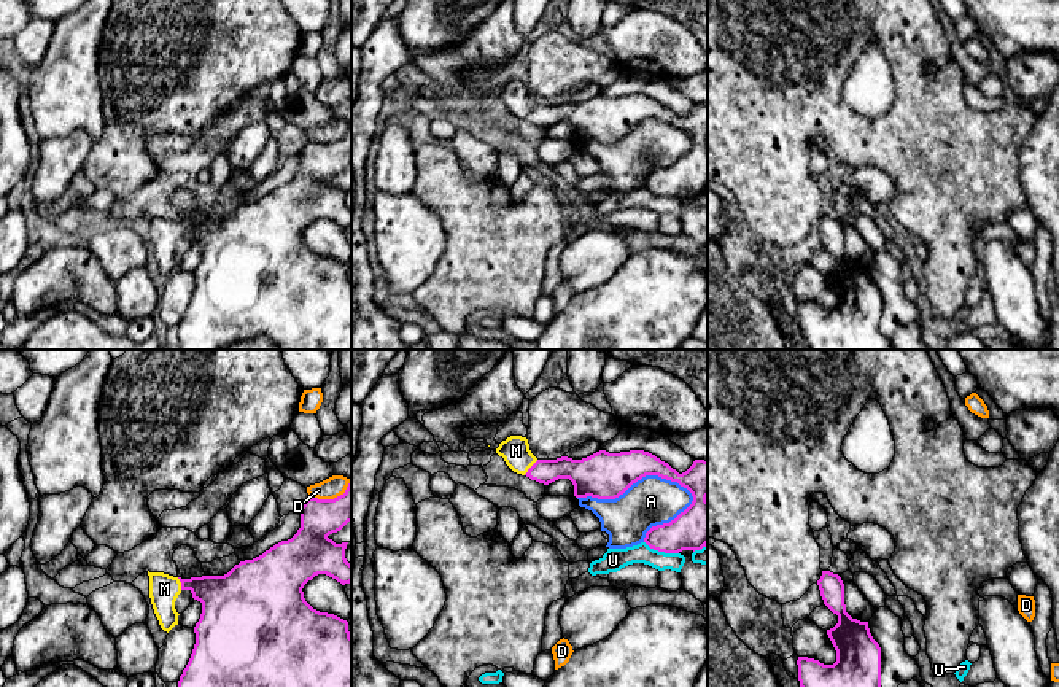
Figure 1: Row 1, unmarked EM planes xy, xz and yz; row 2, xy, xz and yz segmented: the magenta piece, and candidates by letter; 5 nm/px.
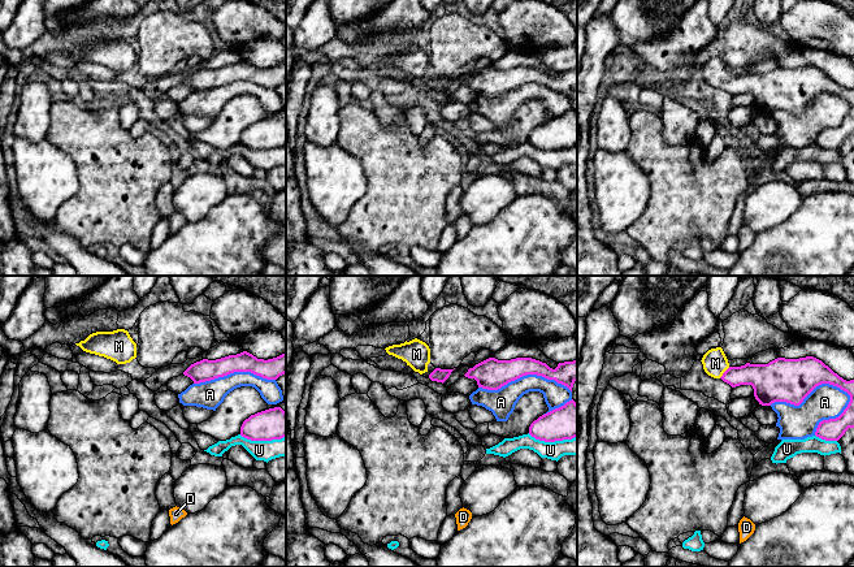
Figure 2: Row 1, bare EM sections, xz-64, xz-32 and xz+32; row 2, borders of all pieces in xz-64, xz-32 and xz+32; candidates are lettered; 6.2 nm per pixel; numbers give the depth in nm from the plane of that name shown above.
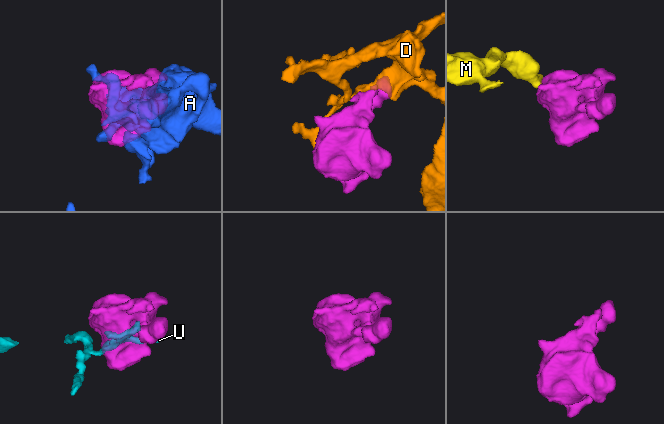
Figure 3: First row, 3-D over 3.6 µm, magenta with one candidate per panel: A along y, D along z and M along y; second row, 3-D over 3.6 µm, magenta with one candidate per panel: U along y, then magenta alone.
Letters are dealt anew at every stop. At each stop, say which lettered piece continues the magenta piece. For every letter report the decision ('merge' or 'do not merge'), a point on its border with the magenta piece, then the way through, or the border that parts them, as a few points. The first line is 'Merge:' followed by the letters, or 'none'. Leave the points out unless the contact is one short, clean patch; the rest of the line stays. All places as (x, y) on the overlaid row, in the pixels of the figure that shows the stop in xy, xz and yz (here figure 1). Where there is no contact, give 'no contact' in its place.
Merge: M
A: do not merge; meets magenta in xz at (638, 479)
D: do not merge; meets magenta in xy at (334, 498); border along xy (350, 479), (345, 490), (333, 498), (309, 498)
M: merge; meets magenta in xz at (530, 468); runs through xz (544, 471), (530, 468), (515, 450)
U: do not merge; meets magenta in xz at (662, 551)

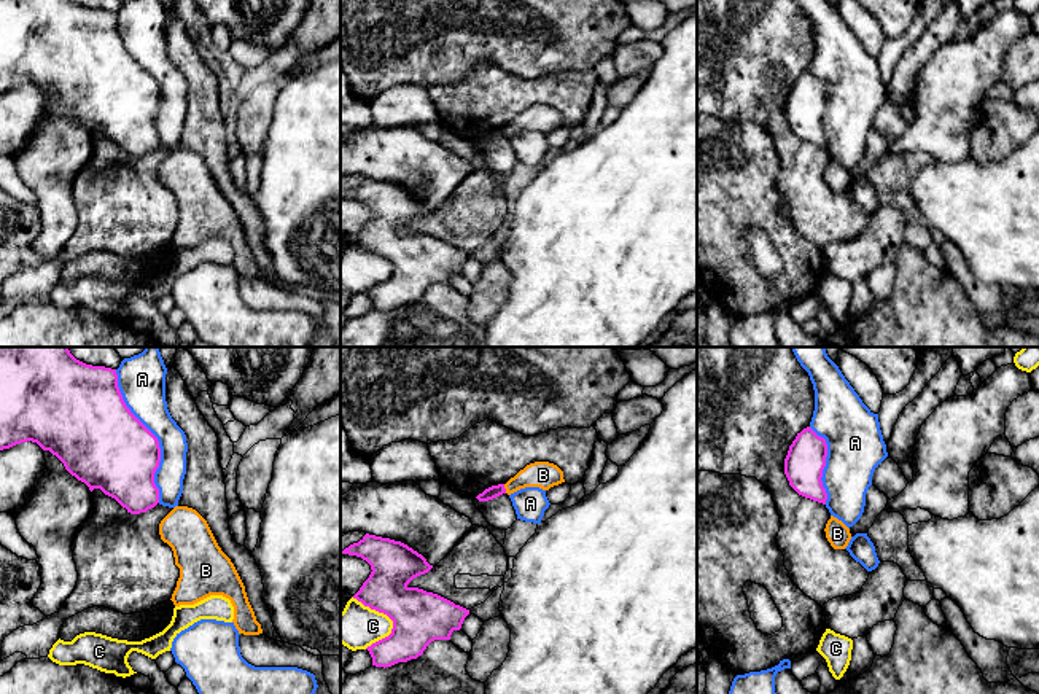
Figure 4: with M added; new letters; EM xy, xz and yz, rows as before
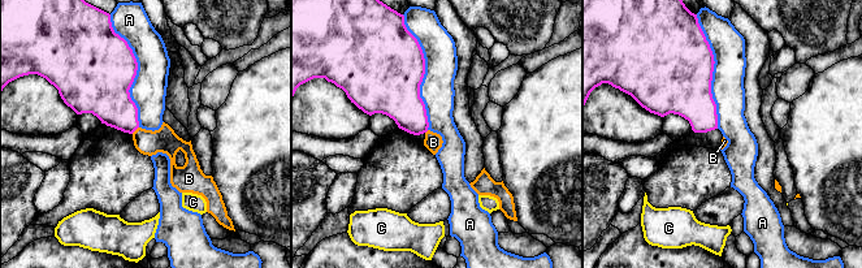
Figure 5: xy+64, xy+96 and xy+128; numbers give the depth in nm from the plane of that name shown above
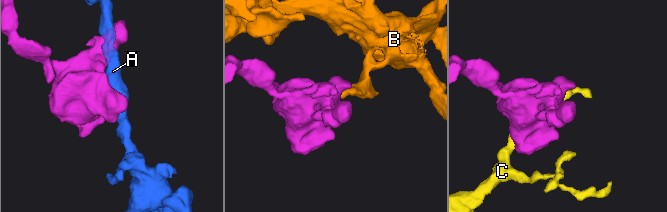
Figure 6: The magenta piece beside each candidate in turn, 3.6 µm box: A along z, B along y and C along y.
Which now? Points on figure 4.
Merge: none
A: do not merge; meets magenta in xy at (155, 436)
B: do not merge; meets magenta in xz at (505, 489); border along xz (503, 484), (506, 492)
C: do not merge; meets magenta in xz at (377, 610)

